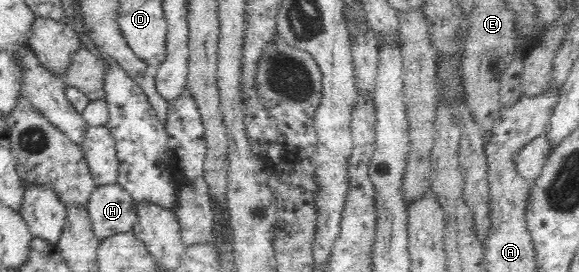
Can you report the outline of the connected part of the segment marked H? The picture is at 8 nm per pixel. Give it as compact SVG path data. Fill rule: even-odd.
M117 182L98 185L86 207L92 220L92 229L100 240L133 231L138 222L137 204Z

